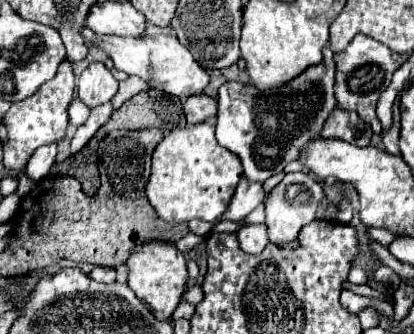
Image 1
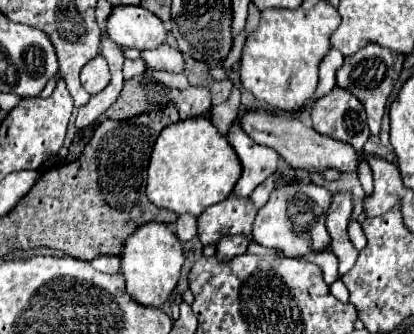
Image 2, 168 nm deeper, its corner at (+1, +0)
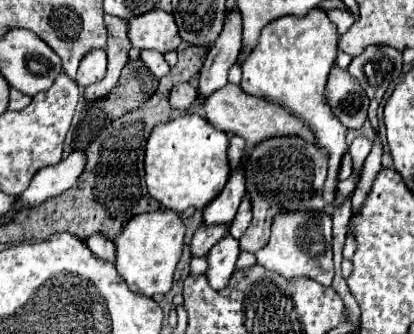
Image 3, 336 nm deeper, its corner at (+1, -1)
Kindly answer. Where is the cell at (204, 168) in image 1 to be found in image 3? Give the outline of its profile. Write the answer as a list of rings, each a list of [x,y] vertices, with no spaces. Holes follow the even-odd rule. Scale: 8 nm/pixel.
[[[184,115],[152,129],[144,159],[148,193],[166,209],[182,213],[188,207],[206,207],[230,177],[228,135],[214,129],[200,115]]]

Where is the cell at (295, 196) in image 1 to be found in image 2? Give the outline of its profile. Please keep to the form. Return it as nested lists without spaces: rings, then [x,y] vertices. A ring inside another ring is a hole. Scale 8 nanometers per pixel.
[[[294,180],[290,184],[282,184],[272,192],[266,206],[262,206],[256,214],[254,240],[266,248],[286,250],[284,256],[288,258],[296,258],[312,250],[320,252],[330,242],[330,234],[326,232],[324,226],[330,204],[332,204],[332,194],[314,182]]]

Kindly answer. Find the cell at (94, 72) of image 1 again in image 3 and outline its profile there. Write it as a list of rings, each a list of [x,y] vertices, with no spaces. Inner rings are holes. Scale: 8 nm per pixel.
[[[104,49],[88,51],[88,55],[84,55],[84,61],[80,61],[76,81],[80,87],[88,87],[100,81],[104,73],[106,73],[106,51]]]

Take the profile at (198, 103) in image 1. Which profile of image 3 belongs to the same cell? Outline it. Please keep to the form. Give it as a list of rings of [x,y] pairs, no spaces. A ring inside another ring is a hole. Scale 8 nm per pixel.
[[[178,83],[170,89],[170,107],[176,109],[186,109],[192,105],[192,101],[196,99],[196,87],[190,83]]]

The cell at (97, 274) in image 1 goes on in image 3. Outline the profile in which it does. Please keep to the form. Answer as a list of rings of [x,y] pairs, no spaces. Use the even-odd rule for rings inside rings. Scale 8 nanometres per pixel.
[[[90,235],[90,237],[86,239],[86,245],[92,249],[94,255],[98,255],[98,257],[104,259],[104,261],[114,261],[114,257],[116,257],[114,241],[104,239],[104,235]]]

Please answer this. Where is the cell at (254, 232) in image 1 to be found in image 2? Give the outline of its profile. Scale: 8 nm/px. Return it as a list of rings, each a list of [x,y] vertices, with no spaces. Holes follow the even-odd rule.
[[[236,234],[236,236],[228,236],[228,238],[222,238],[218,242],[218,258],[220,260],[230,260],[234,256],[240,256],[240,254],[246,254],[250,242],[242,236],[242,234]]]

